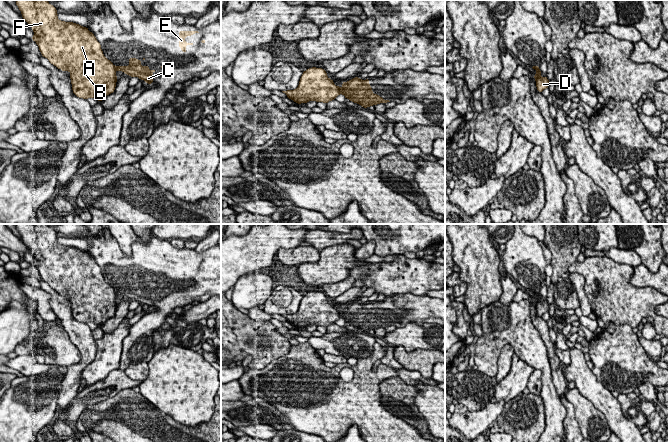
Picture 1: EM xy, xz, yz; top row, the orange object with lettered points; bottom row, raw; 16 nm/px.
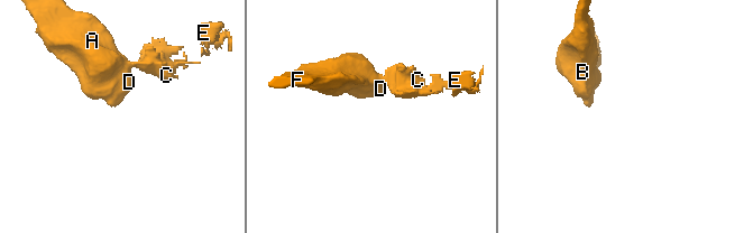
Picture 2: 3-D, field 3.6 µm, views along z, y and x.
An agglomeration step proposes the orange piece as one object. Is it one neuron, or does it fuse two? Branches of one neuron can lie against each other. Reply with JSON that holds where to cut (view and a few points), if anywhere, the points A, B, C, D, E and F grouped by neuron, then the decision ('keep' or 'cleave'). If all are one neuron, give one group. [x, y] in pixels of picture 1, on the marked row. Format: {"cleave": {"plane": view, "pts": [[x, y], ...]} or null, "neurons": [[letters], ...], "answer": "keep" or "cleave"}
{"cleave": {"plane": "xz", "pts": [[338, 87], [340, 93]]}, "neurons": [["A", "B", "D", "F"], ["C", "E"]], "answer": "cleave"}

